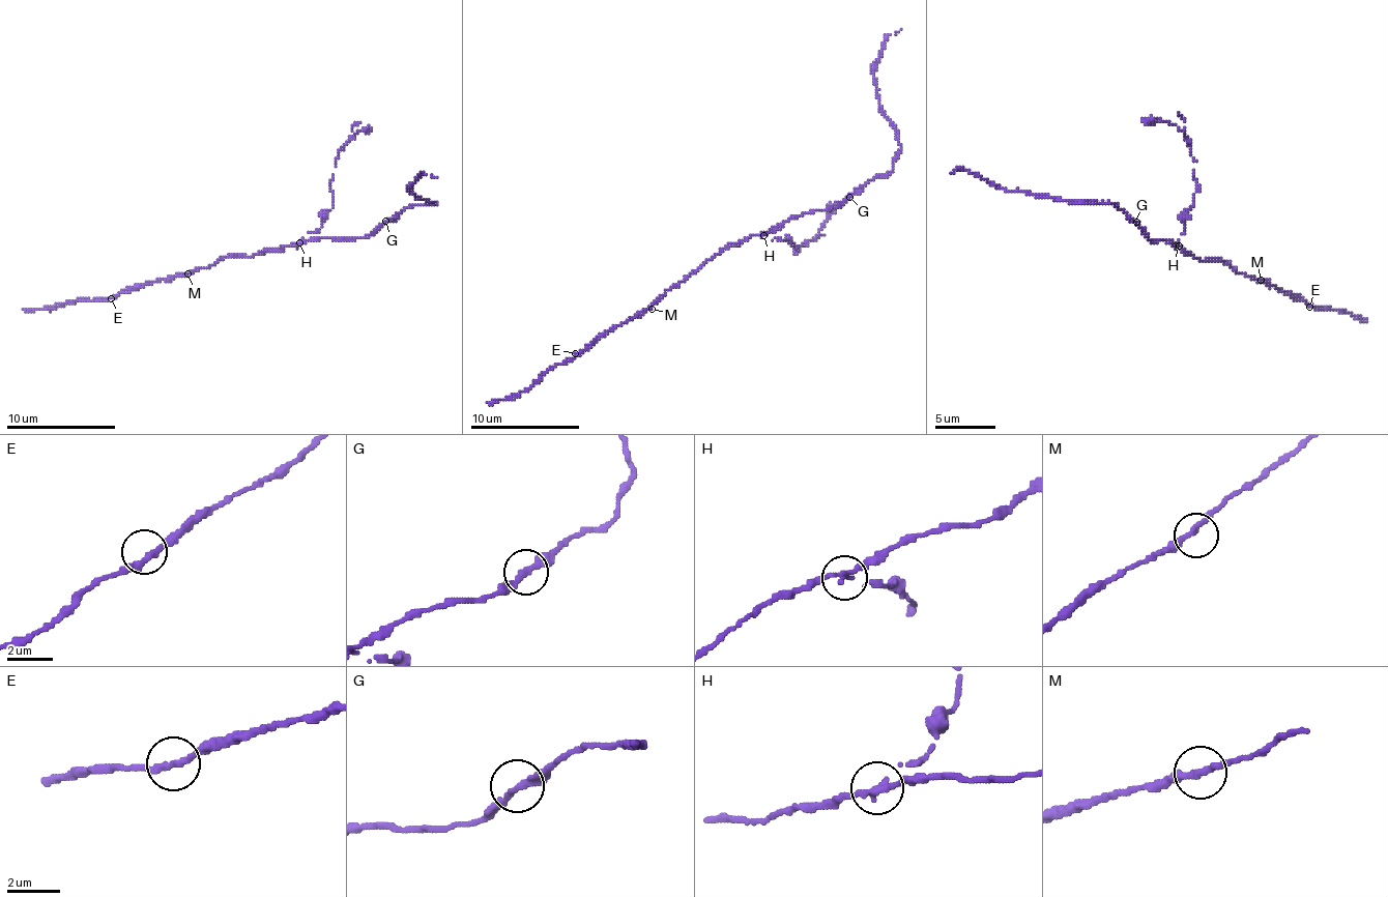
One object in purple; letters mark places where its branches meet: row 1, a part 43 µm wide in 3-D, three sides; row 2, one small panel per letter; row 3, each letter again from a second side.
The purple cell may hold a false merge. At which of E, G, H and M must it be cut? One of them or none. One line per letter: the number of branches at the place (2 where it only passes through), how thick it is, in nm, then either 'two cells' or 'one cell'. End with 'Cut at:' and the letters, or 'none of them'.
E: 2 branches meet; 280 nm thick; one cell
G: 2 branches meet; 280 nm thick; one cell
H: 2 branches meet; 280 nm thick; two cells
M: 2 branches meet; 280 nm thick; one cell
Cut at: H

